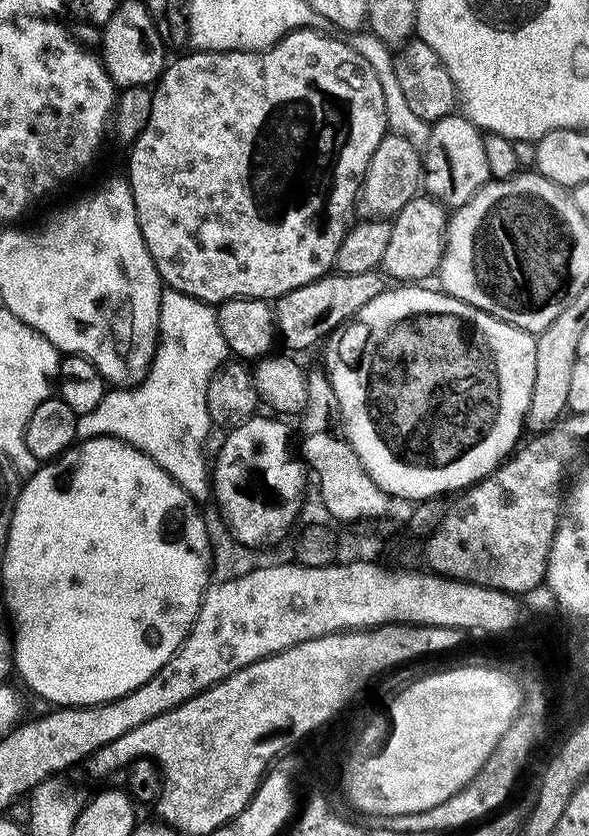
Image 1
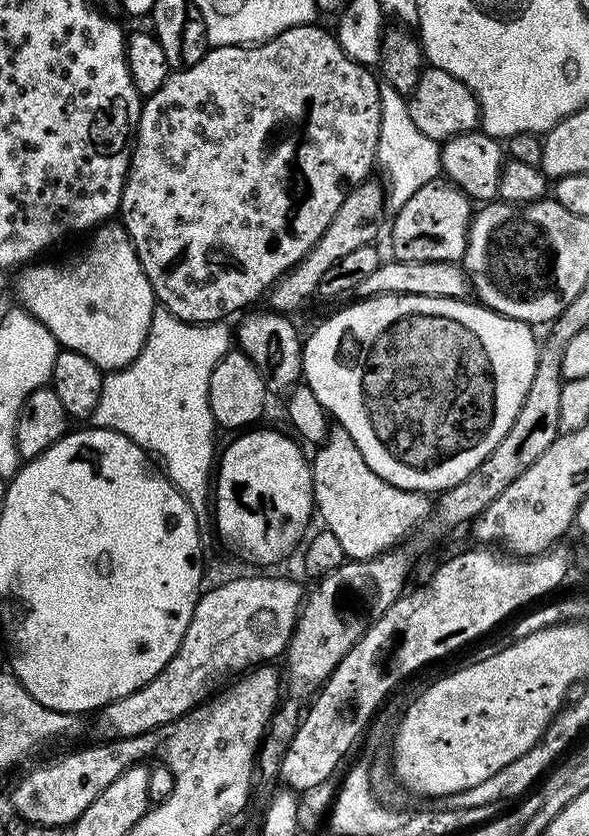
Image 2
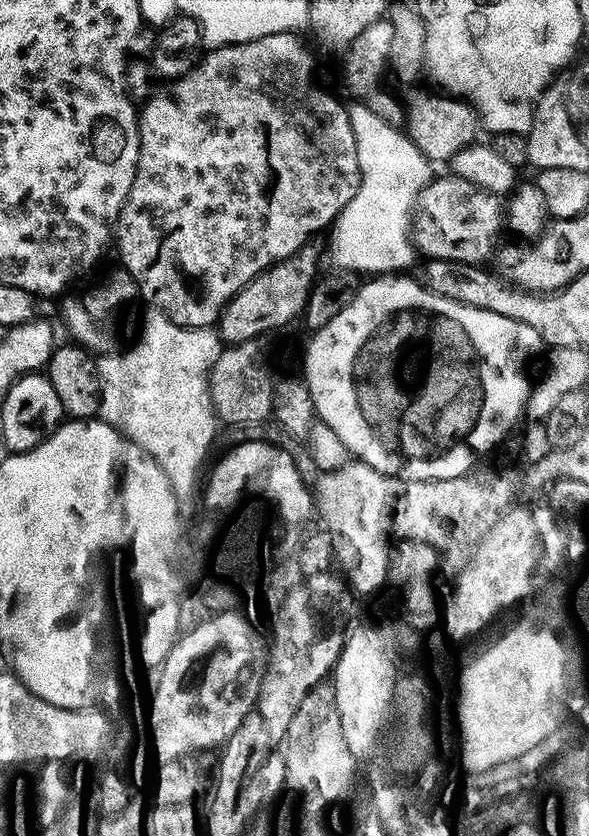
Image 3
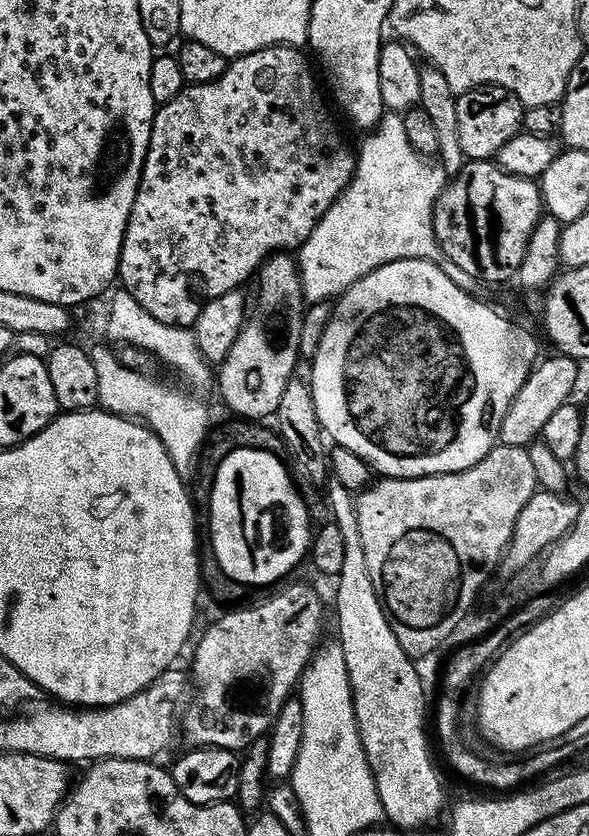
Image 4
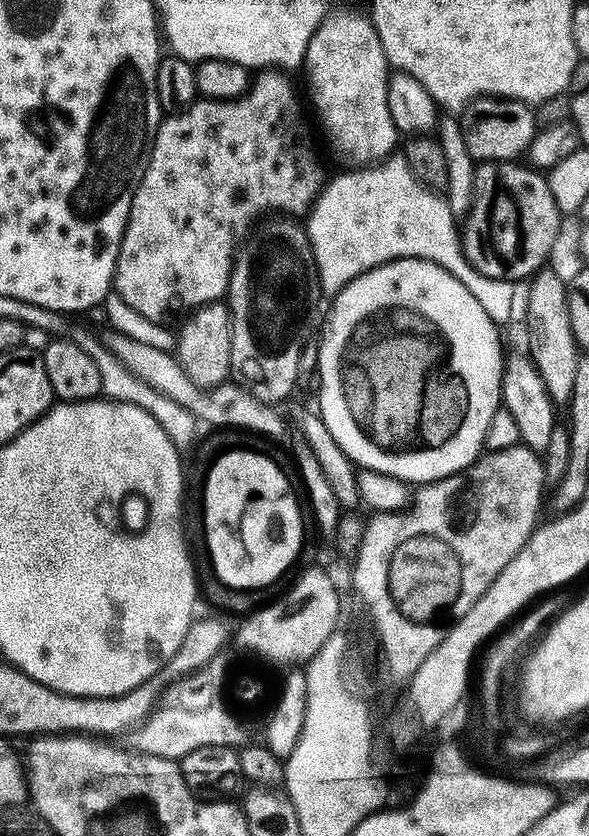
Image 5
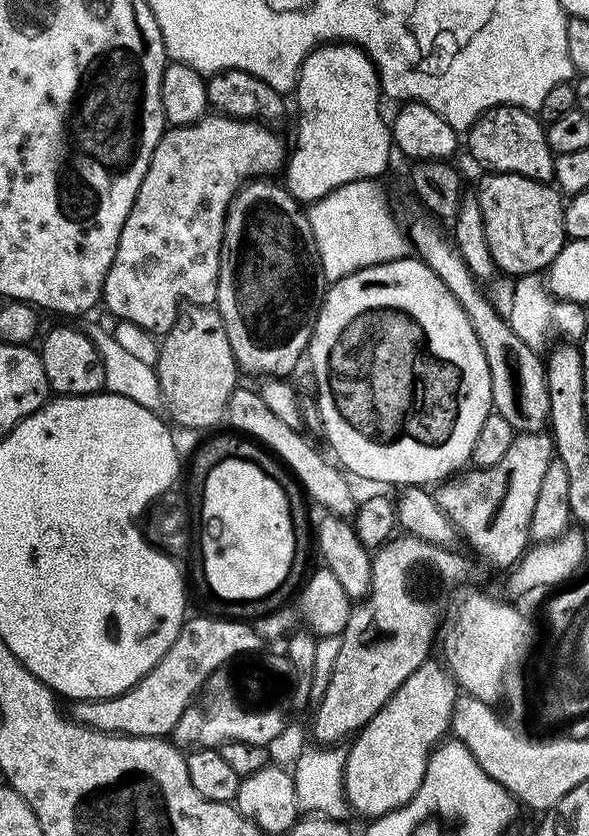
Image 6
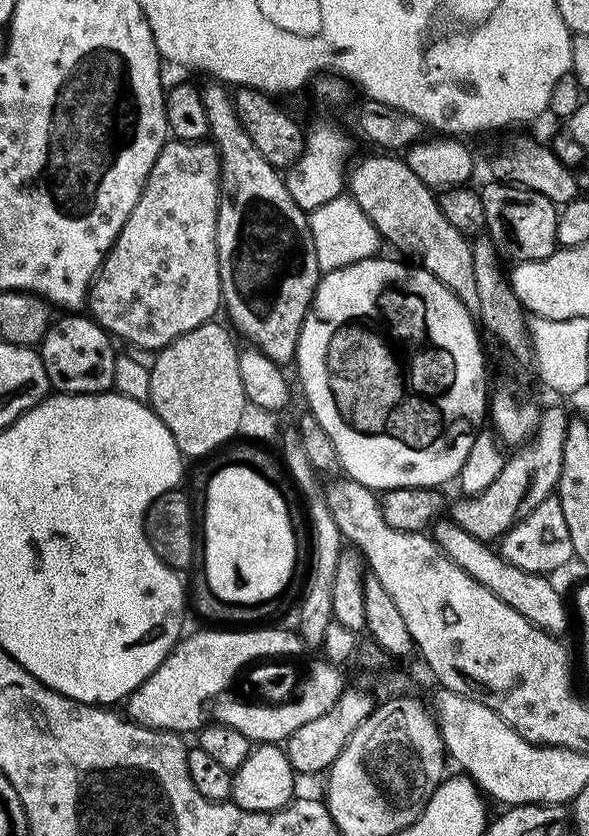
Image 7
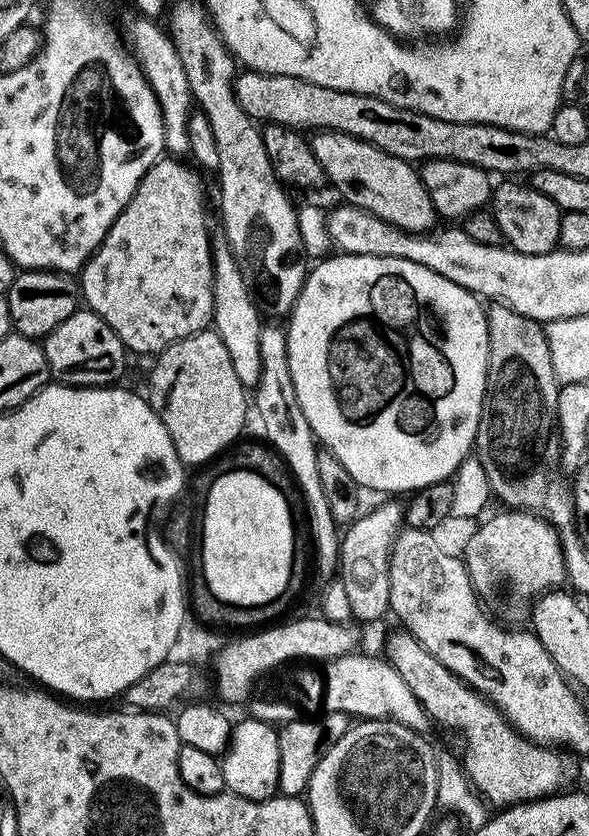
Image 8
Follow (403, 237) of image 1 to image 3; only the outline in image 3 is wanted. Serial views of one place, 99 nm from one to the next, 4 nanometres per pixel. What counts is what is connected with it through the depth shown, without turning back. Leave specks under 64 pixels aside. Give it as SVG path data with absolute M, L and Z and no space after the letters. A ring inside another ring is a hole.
M437 175L420 191L412 221L412 242L430 260L446 258L483 265L497 251L496 239L500 227L503 229L506 224L505 205L497 193L488 192L462 176L447 175Z

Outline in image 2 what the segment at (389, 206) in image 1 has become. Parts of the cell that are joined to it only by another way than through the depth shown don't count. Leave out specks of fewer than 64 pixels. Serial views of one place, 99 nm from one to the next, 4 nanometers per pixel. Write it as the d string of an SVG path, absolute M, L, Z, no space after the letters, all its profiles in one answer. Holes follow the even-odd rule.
M369 178L358 187L349 192L347 198L338 206L338 214L330 218L330 226L326 226L324 236L314 245L303 260L298 261L285 276L281 276L270 289L272 296L271 311L285 314L296 314L296 311L307 302L313 295L320 291L322 274L334 266L350 250L356 250L364 244L372 244L375 241L376 227L380 224L380 219L386 213L386 188L383 183L375 184L375 179Z

